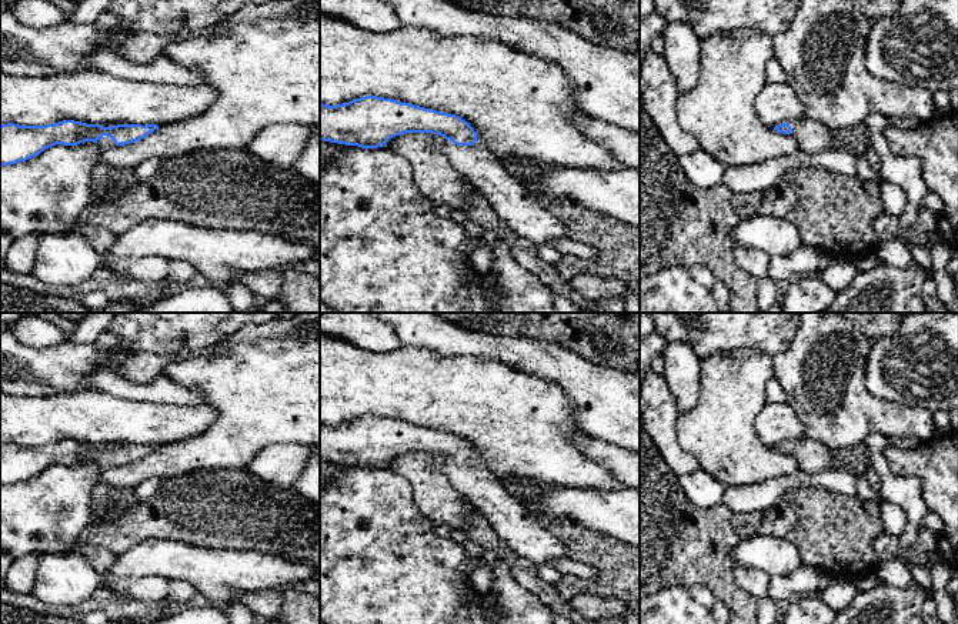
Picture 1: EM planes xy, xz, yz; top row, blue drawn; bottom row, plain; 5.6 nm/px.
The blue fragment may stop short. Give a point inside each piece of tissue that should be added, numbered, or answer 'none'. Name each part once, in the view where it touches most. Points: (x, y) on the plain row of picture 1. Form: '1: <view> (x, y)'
1: xz (508, 517)

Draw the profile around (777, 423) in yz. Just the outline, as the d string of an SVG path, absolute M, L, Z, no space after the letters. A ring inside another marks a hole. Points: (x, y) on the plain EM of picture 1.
M767 403L755 416L754 428L762 444L775 447L802 437L804 424L787 403Z

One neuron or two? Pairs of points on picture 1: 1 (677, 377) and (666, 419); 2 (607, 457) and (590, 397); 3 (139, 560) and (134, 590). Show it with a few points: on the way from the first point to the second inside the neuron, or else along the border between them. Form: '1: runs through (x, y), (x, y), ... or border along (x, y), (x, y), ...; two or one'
1: border along (663, 374), (678, 413); two
2: border along (583, 430), (624, 449); two
3: border along (170, 579), (130, 577), (116, 580), (107, 587); two

